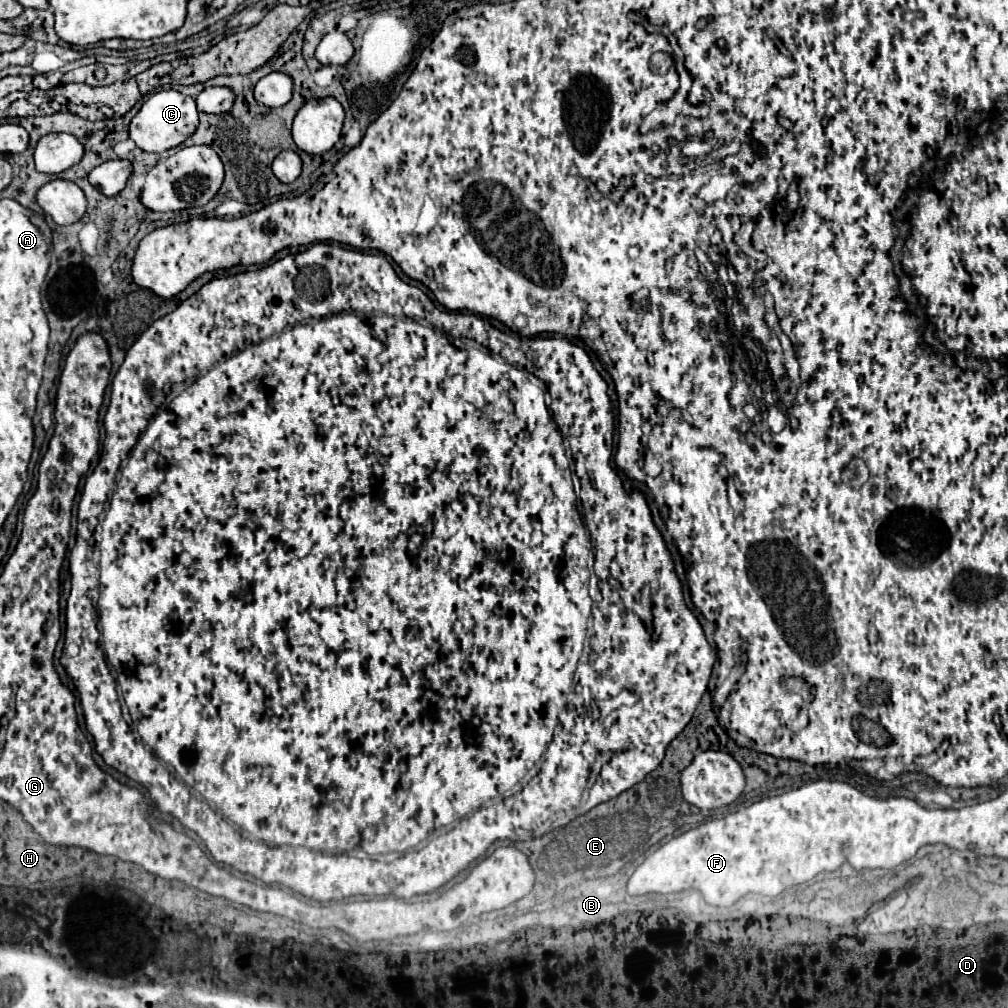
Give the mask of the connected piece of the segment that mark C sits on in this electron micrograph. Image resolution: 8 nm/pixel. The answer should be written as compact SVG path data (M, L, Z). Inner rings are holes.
M159 90L155 94L151 94L143 106L139 108L139 112L133 116L131 124L129 124L129 138L145 152L165 152L169 148L179 146L181 142L185 142L193 130L197 128L197 108L195 108L195 100L191 96L185 96L177 90Z

